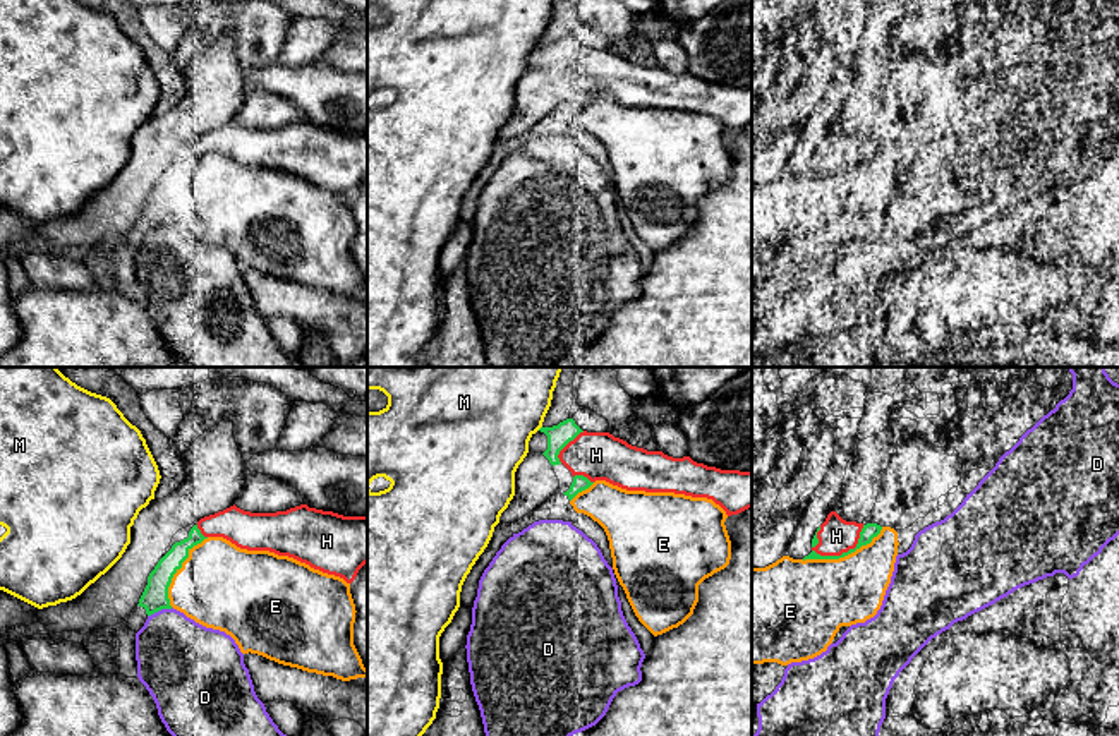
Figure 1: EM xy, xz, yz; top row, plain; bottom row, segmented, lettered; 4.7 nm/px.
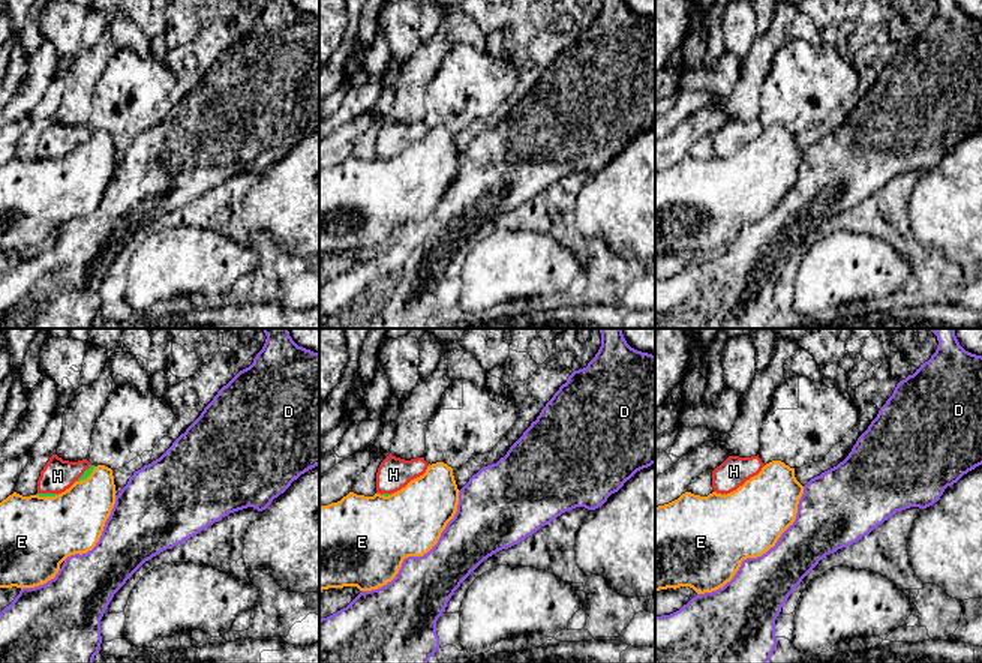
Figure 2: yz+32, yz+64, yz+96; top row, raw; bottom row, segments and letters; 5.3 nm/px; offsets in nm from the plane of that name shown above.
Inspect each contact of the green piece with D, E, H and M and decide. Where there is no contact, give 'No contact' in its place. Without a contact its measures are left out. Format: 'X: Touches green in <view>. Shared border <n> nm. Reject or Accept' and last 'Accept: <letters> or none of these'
D: Touches green in xy. Shared border 130 nm. Reject
E: Touches green in yz. Shared border 420 nm. Reject
H: Touches green in yz. Shared border 280 nm. Reject
M: No contact. Reject
Accept: none of these

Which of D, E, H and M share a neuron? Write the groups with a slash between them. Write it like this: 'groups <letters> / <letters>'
groups D / E / H / M

